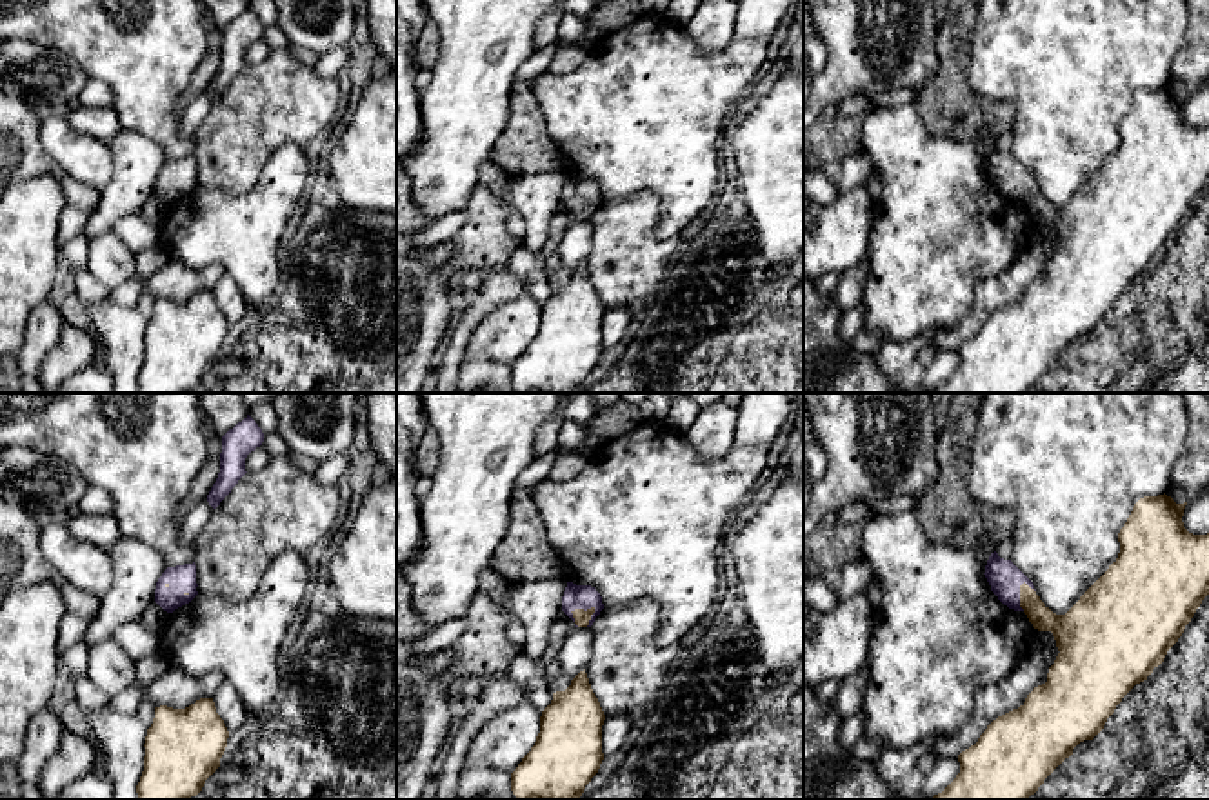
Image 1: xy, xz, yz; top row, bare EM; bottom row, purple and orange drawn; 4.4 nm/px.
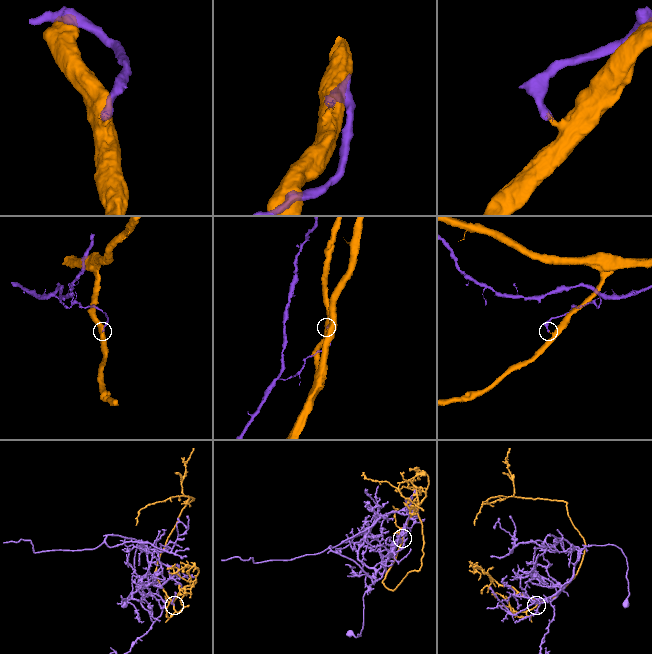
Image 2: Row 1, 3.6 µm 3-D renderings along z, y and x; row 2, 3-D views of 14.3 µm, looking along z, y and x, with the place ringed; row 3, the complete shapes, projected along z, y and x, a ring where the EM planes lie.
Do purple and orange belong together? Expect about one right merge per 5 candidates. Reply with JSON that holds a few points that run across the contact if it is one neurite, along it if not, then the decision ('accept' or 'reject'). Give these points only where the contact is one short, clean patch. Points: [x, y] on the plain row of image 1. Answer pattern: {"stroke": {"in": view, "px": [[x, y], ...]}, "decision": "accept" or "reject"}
{"decision": "reject"}

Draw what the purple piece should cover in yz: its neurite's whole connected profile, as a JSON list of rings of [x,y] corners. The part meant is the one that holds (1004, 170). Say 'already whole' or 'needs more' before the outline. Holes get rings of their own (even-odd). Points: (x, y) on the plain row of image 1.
already whole | [[[996,144],[991,145],[984,167],[991,178],[991,184],[1004,198],[1014,204],[1024,204],[1020,200],[1020,178],[1024,175],[1031,182],[1034,182],[1034,178],[1011,153],[1000,151]]]

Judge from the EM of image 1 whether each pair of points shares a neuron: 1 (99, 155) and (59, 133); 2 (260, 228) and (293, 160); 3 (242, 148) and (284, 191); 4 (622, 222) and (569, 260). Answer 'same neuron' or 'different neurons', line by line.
1: same neuron
2: same neuron
3: different neurons
4: different neurons

